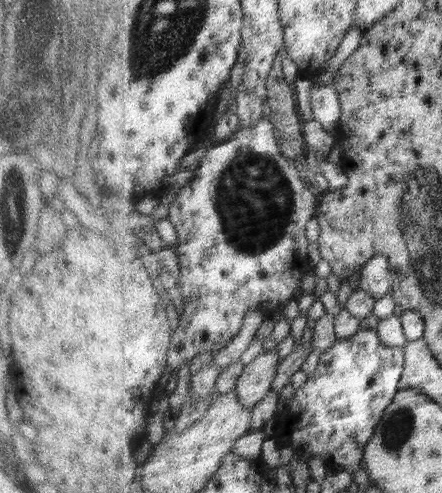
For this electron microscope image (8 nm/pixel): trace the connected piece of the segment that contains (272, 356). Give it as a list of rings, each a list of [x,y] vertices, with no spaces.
[[[271,349],[243,366],[242,374],[236,382],[236,392],[246,408],[255,406],[272,390],[281,361],[277,349]]]

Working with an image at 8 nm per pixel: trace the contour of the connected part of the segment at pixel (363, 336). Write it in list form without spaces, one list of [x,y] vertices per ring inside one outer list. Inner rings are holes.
[[[362,328],[357,334],[350,336],[349,338],[338,339],[329,350],[325,351],[320,355],[319,366],[312,373],[307,374],[308,378],[306,383],[299,387],[295,394],[292,397],[290,403],[284,407],[282,410],[280,419],[281,422],[285,424],[279,424],[279,426],[285,426],[283,430],[283,438],[281,440],[281,446],[286,448],[291,448],[298,456],[298,458],[309,465],[312,461],[316,459],[323,460],[325,463],[333,463],[335,468],[338,468],[343,471],[343,475],[351,476],[353,472],[361,470],[363,468],[364,453],[368,442],[373,438],[373,435],[376,434],[376,431],[379,429],[379,424],[381,420],[385,417],[386,411],[389,409],[389,406],[395,401],[396,395],[401,392],[400,383],[401,378],[404,374],[404,362],[405,362],[405,349],[403,347],[391,347],[385,345],[380,335],[378,334],[377,329],[368,329]]]

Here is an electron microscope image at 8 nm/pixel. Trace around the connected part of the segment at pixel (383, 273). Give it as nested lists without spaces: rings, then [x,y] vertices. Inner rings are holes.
[[[375,255],[365,263],[360,272],[360,288],[371,293],[375,300],[392,293],[394,276],[389,268],[389,257]]]

